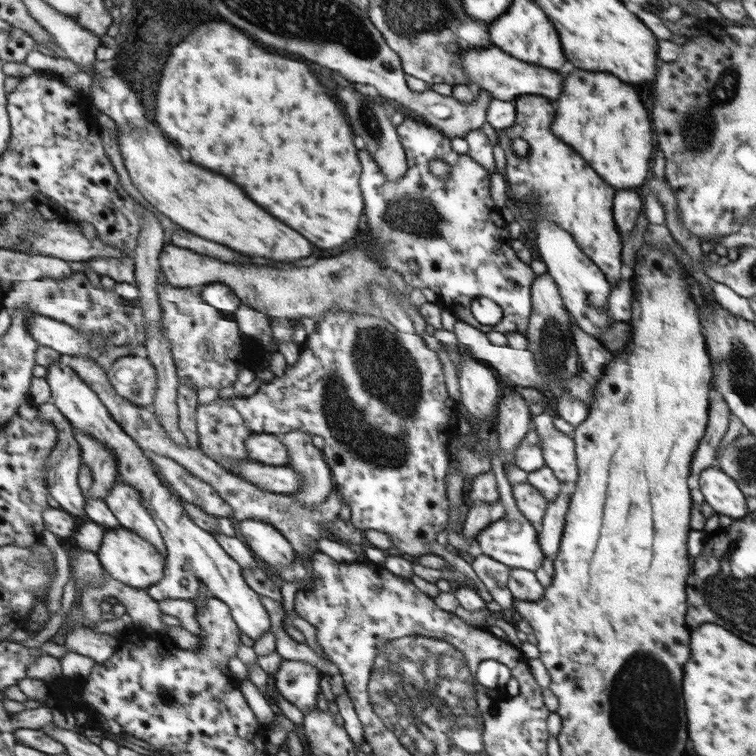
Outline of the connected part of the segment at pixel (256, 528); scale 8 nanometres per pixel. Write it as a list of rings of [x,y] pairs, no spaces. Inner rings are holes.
[[[249,518],[240,522],[252,552],[274,568],[296,562],[296,549],[286,535],[270,522]]]

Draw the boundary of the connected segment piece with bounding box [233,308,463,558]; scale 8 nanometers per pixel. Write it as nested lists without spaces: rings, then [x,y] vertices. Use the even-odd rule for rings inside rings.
[[[338,308],[328,311],[323,318],[316,323],[316,331],[310,334],[306,347],[302,348],[300,359],[295,365],[289,366],[283,377],[275,377],[271,383],[263,383],[258,392],[250,397],[239,396],[233,398],[233,404],[243,414],[248,428],[254,433],[270,433],[280,436],[294,430],[309,432],[312,436],[320,436],[324,439],[326,460],[333,469],[333,475],[337,481],[339,494],[345,504],[351,510],[351,524],[363,530],[379,530],[388,534],[393,544],[393,552],[405,557],[419,557],[431,554],[431,544],[436,536],[444,530],[448,520],[448,497],[446,492],[446,475],[450,466],[450,442],[456,440],[461,434],[462,403],[454,400],[447,391],[444,371],[438,358],[438,353],[426,346],[424,339],[414,334],[400,332],[390,322],[384,320],[381,315],[356,314],[344,312]]]

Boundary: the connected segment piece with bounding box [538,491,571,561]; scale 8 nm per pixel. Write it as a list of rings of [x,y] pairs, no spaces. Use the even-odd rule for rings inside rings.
[[[560,491],[552,502],[548,502],[548,510],[545,512],[542,528],[538,531],[542,550],[546,558],[553,561],[558,556],[559,548],[562,545],[565,516],[569,509],[570,497],[566,492]]]

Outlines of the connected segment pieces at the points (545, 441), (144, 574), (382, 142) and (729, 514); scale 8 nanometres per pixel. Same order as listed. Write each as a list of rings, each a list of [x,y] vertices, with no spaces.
[[[548,413],[536,415],[533,422],[531,429],[540,437],[545,465],[553,470],[561,482],[576,482],[578,467],[572,436],[556,430],[553,417]]]
[[[123,525],[120,528],[112,528],[107,531],[99,552],[99,557],[107,572],[134,588],[142,589],[153,587],[166,576],[166,564],[168,564],[166,555],[160,552],[147,538]]]
[[[348,86],[338,88],[338,98],[344,102],[346,112],[350,112],[350,120],[354,120],[354,128],[358,128],[358,136],[364,140],[370,156],[374,156],[376,164],[382,168],[382,172],[388,176],[388,180],[400,181],[408,169],[405,151],[397,135],[397,127],[392,125],[390,117],[384,112],[382,101],[379,98],[374,99],[362,95],[359,91],[356,92]]]
[[[718,466],[705,468],[699,476],[699,489],[714,512],[726,521],[749,514],[747,496],[737,480]]]

